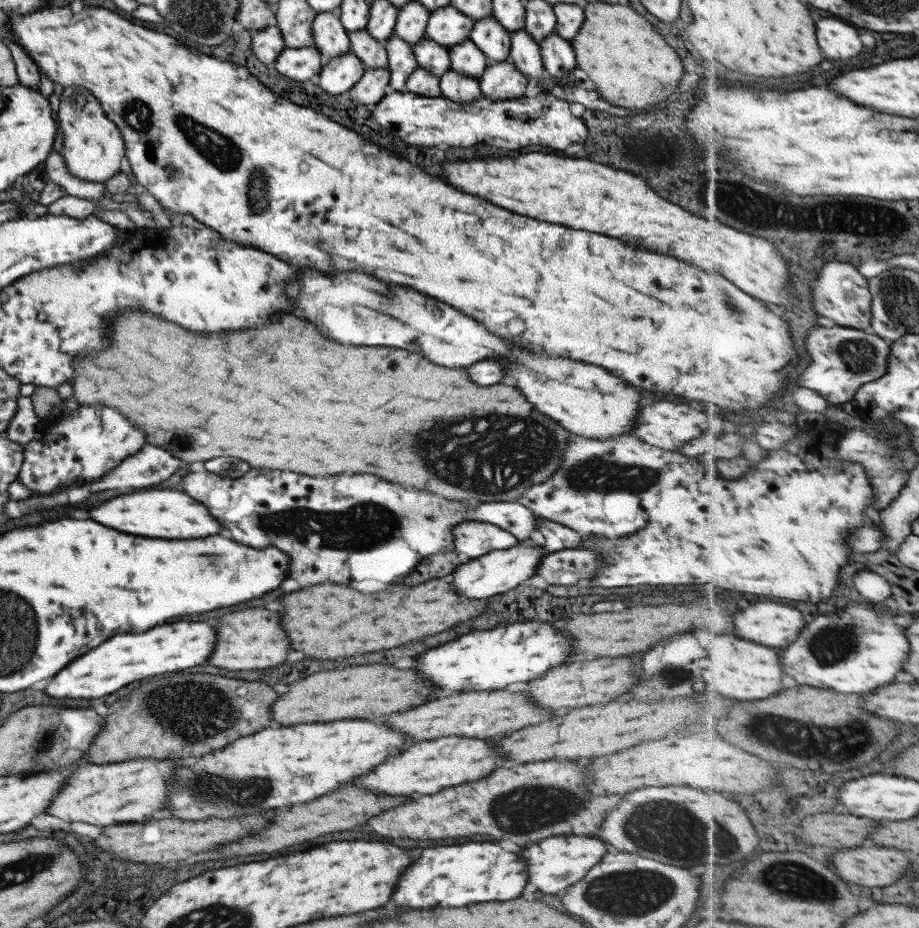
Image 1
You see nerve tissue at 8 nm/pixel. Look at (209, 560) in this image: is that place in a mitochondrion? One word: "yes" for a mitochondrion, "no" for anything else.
yes

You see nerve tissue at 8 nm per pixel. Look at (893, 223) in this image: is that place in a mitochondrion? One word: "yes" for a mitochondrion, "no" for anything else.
no

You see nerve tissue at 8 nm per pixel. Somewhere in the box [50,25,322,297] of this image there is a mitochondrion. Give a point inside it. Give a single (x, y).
(231, 154)

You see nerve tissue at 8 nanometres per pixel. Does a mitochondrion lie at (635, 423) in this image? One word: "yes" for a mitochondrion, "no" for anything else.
no

